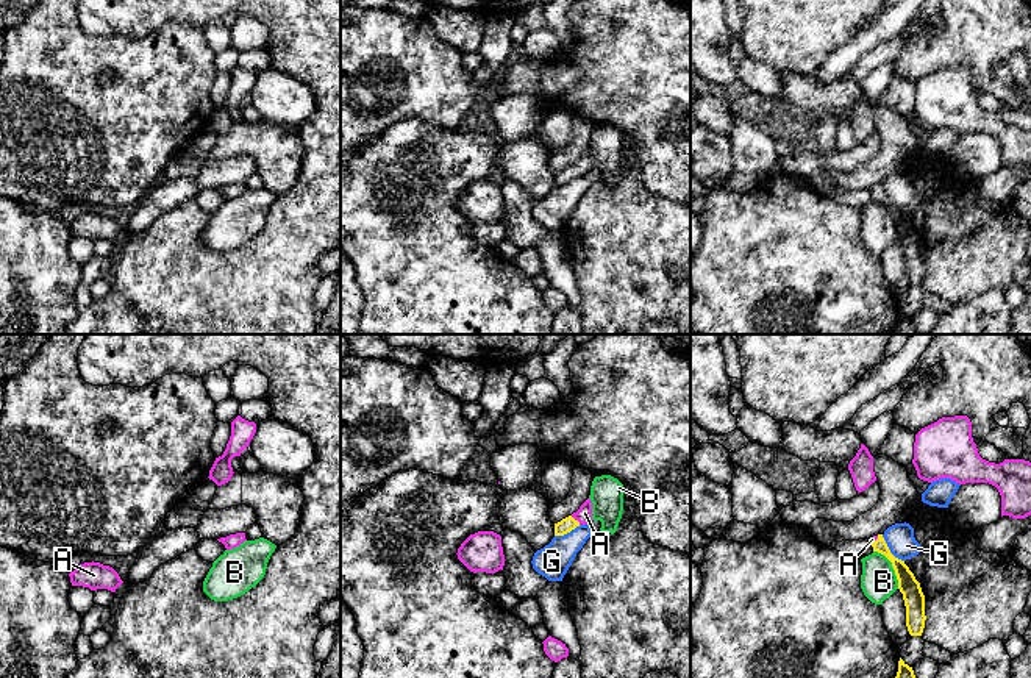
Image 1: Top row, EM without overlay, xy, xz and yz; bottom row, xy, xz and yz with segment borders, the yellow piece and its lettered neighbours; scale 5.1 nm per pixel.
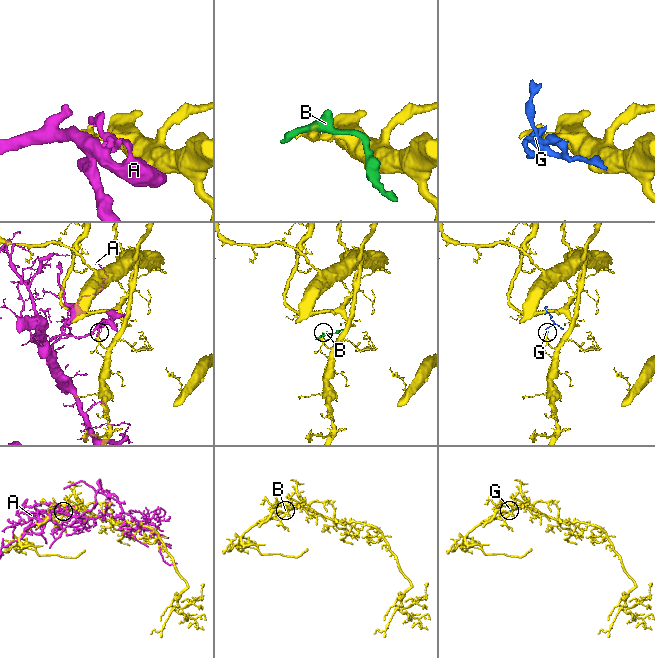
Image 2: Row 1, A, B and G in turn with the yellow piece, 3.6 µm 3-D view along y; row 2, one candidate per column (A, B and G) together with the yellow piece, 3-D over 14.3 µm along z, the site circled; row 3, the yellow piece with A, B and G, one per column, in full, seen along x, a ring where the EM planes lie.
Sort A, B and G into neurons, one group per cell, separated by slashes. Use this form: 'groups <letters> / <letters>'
groups A / B / G

